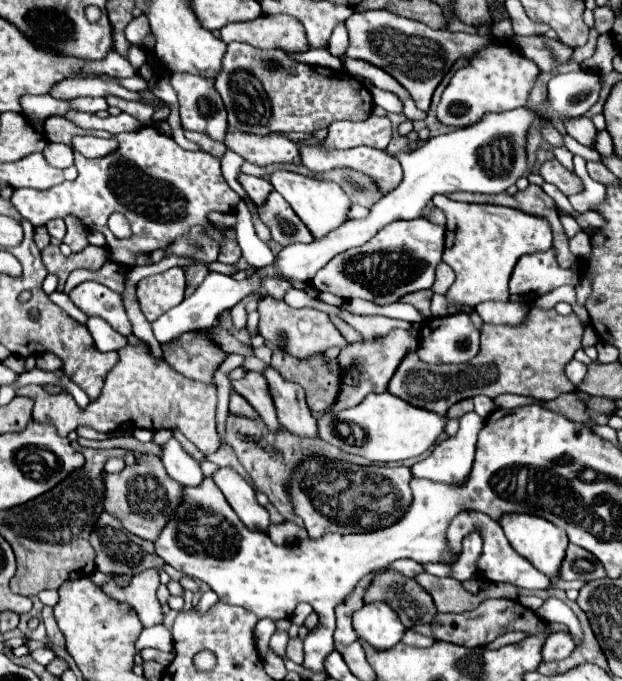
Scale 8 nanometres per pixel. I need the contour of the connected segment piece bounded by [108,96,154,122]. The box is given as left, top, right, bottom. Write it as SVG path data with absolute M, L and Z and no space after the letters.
M108 96L108 104L120 108L122 112L126 112L130 116L134 116L138 122L148 122L152 118L152 114L154 114L154 108L148 106L148 104L128 102L128 100L122 100L122 98L116 98L116 96Z

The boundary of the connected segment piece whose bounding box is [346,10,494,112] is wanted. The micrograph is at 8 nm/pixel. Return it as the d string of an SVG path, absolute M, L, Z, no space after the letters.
M388 10L354 12L346 20L346 28L350 36L350 46L346 56L356 60L366 60L388 72L410 92L416 106L424 112L430 106L430 98L436 86L448 74L452 64L460 58L470 60L476 54L476 50L480 52L484 44L492 44L494 40L492 36L478 36L478 34L472 36L450 30L432 30L426 24L420 24L418 20L396 16L394 12Z

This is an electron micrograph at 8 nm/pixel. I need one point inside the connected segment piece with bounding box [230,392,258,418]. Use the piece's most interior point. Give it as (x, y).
(238, 405)

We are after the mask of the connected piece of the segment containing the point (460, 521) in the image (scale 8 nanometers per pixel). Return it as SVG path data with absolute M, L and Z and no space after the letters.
M460 512L448 526L446 530L446 540L448 540L448 550L442 556L444 564L450 564L452 560L456 560L462 554L462 540L470 534L470 532L478 532L482 536L484 548L480 554L480 560L476 562L478 566L478 576L482 580L488 582L510 582L518 588L528 588L528 590L550 590L552 582L548 576L544 576L542 572L538 572L526 558L522 558L514 548L510 548L510 542L506 540L502 526L492 520L490 516L484 516L484 512Z

